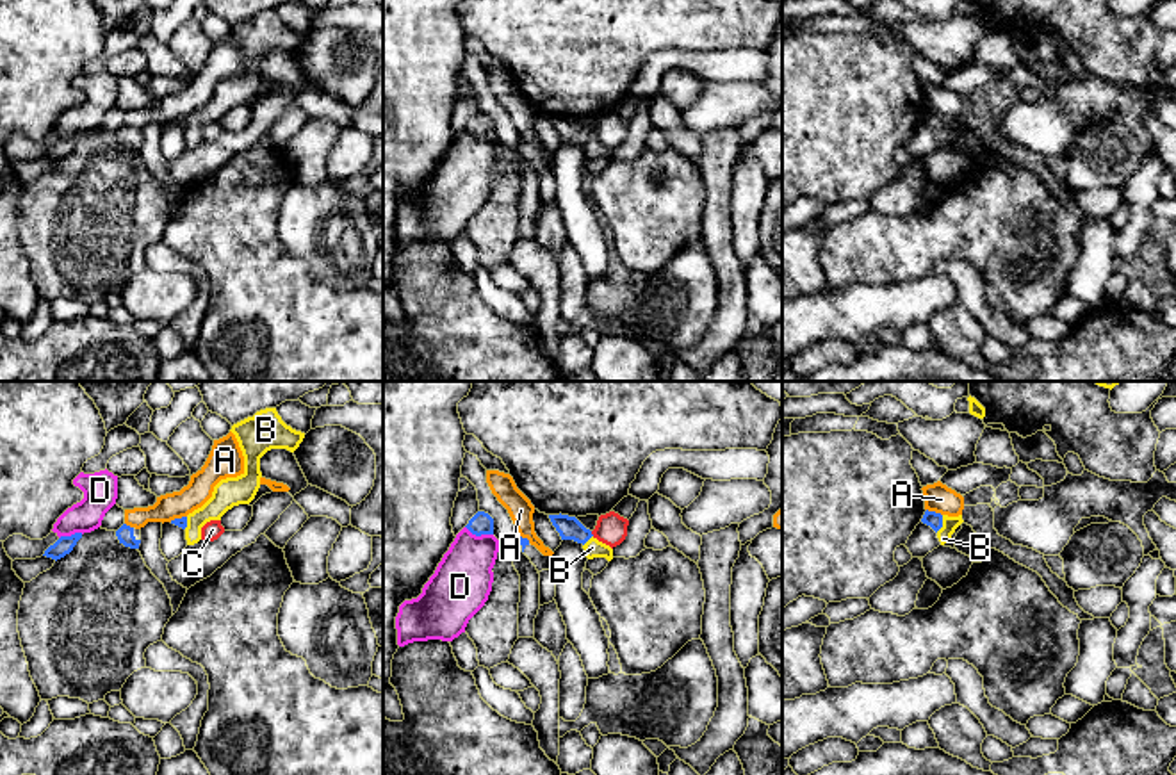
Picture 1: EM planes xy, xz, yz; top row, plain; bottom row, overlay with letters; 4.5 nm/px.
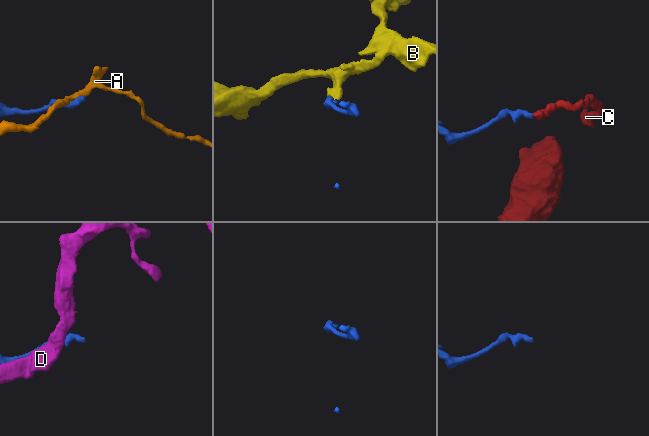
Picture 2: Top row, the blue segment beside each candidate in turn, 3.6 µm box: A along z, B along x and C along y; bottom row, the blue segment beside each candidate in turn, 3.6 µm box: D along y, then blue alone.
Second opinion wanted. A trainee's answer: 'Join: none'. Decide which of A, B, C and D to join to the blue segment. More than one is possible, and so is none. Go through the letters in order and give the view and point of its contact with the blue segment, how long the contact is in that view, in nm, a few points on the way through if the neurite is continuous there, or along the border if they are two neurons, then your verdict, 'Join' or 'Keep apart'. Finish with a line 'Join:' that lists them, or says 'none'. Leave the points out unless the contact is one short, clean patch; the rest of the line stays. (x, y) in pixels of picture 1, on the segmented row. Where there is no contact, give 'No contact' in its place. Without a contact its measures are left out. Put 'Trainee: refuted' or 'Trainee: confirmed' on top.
Trainee: confirmed
A: Touches blue at yz (934, 512). Shared border 80 nm. Keep apart
B: Touches blue at yz (941, 524). Shared border 90 nm. Boundary: yz (943, 515), (943, 524), (936, 531). Keep apart
C: Touches blue at xz (590, 533). Shared border 30 nm. Boundary: xz (590, 531), (594, 535). Keep apart
D: Touches blue at xz (480, 535). Shared border 130 nm. Keep apart
Join: none

